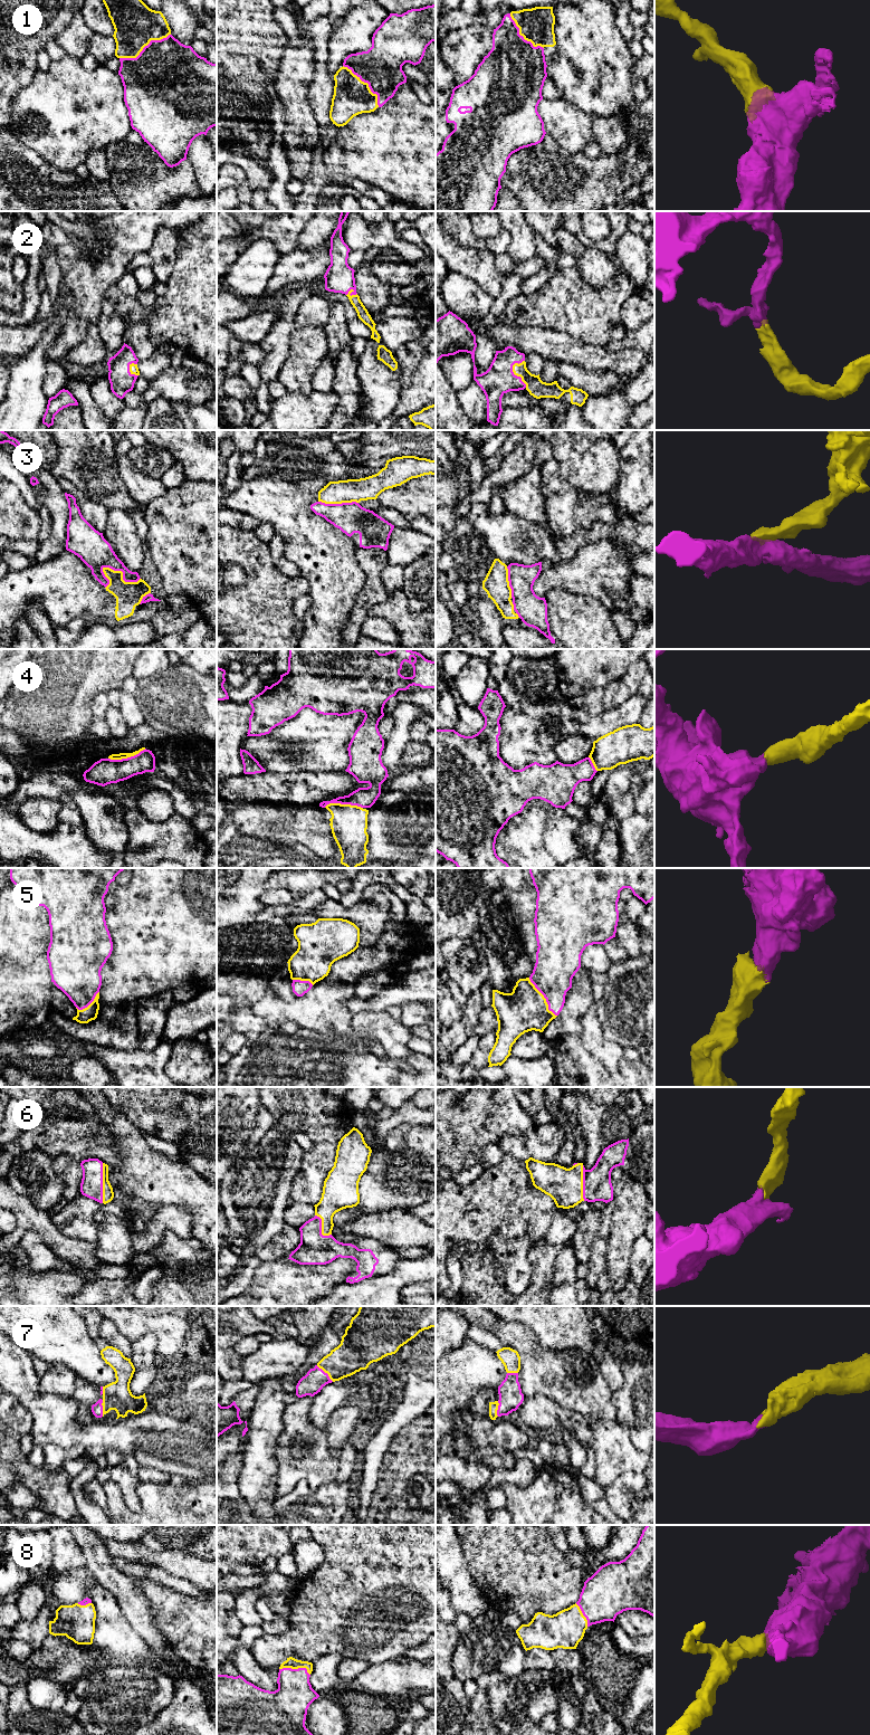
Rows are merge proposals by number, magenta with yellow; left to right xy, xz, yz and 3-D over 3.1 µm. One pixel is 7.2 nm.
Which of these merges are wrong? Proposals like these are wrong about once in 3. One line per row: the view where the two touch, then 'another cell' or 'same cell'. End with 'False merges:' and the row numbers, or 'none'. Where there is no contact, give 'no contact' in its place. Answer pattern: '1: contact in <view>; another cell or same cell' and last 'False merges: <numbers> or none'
1: contact in xy; same cell
2: contact in yz; same cell
3: contact in xy; another cell
4: contact in xz; same cell
5: contact in yz; same cell
6: contact in xy; same cell
7: contact in xz; same cell
8: contact in xz; same cell
False merges: 3

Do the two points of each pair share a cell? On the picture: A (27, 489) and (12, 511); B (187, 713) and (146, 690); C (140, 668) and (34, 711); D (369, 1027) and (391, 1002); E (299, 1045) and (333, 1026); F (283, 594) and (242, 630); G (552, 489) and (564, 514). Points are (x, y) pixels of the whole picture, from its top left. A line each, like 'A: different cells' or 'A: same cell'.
A: different cells
B: same cell
C: different cells
D: different cells
E: different cells
F: same cell
G: same cell

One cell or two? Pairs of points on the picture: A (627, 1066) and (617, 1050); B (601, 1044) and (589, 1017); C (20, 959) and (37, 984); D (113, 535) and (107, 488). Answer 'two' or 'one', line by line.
A: two
B: one
C: two
D: two

